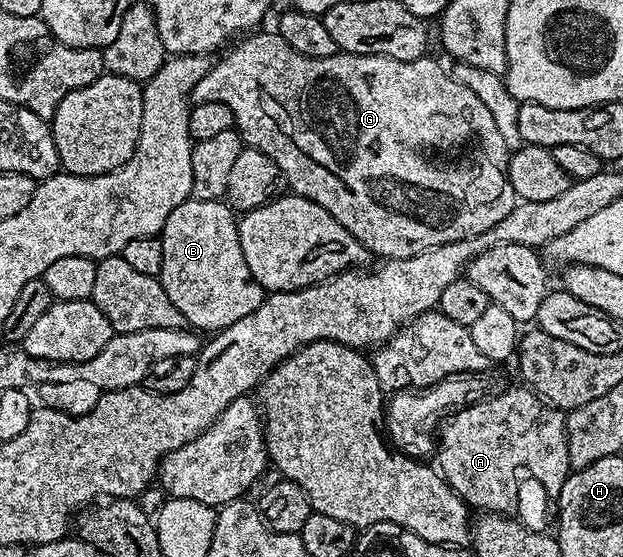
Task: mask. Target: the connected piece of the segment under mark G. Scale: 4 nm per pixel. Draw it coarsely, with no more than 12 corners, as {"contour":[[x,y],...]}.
{"contour":[[247,35],[196,82],[383,261],[512,214],[431,58]]}

